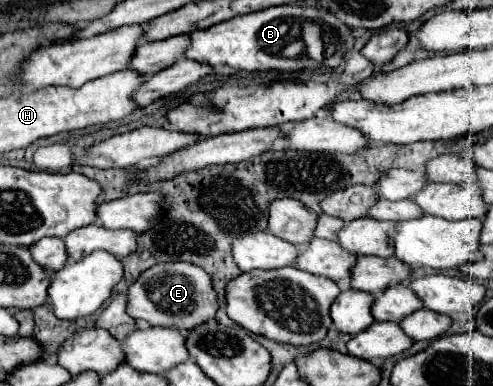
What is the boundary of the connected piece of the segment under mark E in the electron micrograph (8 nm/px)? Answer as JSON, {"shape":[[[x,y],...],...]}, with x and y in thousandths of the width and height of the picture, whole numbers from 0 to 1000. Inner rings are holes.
{"shape":[[[325,681],[292,702],[260,749],[256,811],[300,842],[381,852],[414,826],[434,826],[438,759],[426,738],[426,712],[389,681]]]}

